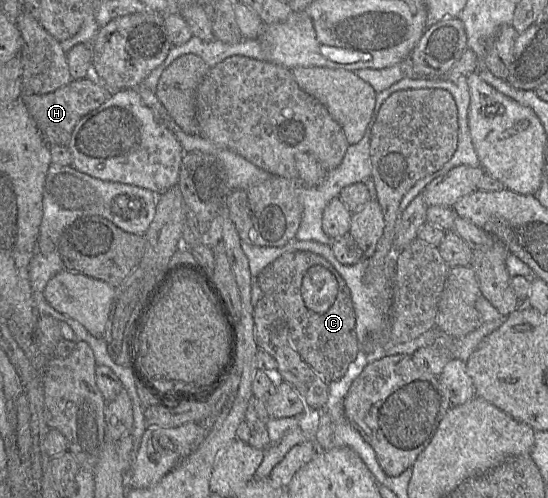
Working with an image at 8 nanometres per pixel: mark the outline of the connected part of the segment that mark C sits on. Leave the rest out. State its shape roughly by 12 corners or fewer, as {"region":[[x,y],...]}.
{"region":[[324,257],[257,276],[326,382],[359,353],[350,289]]}

